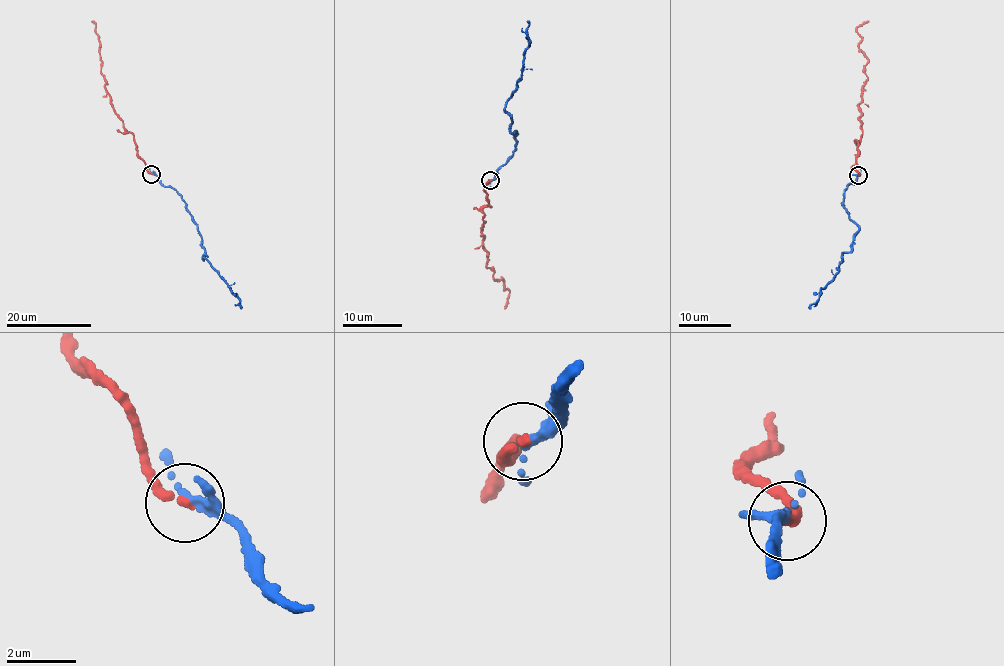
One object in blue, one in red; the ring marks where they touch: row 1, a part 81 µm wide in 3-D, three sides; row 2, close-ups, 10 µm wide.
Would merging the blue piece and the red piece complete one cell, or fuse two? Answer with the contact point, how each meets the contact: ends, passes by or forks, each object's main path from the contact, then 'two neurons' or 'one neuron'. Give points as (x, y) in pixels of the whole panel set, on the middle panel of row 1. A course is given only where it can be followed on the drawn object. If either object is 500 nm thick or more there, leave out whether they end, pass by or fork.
(490, 180) | blue passes by | red ends | blue via (490, 181), (517, 141), (504, 109), (520, 77), (528, 21) | red via (489, 180), (484, 189), (491, 207), (484, 207), (483, 244), (493, 277), (503, 279), (510, 292), (504, 308) | one neuron

